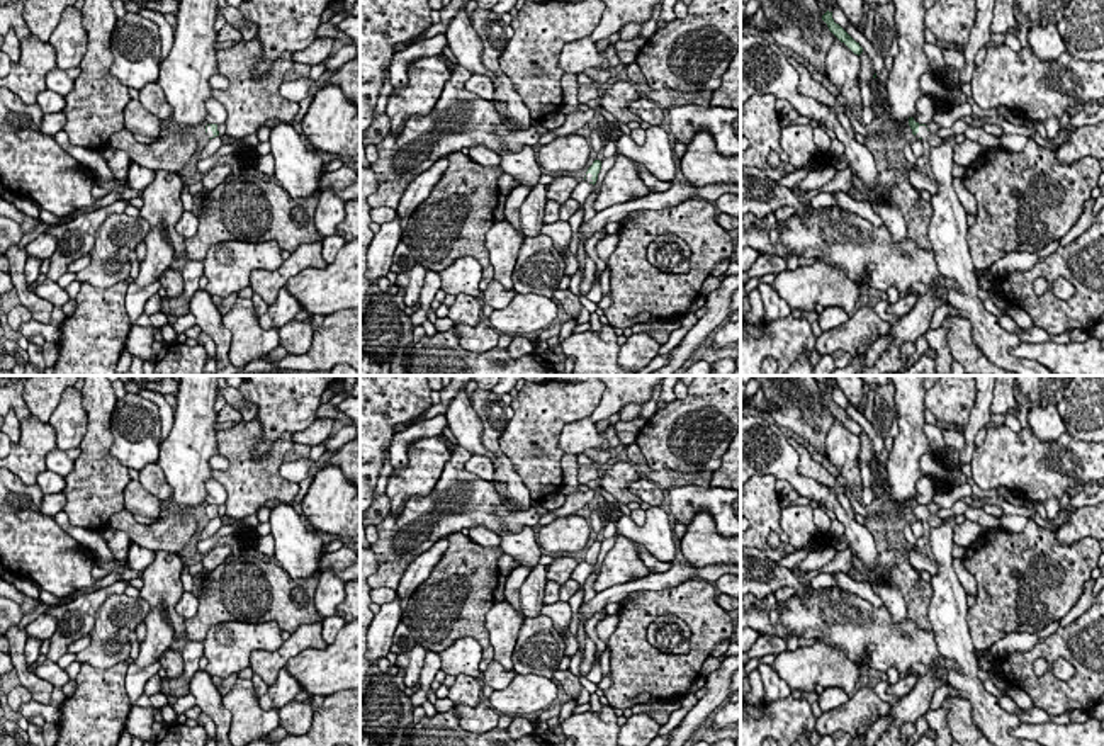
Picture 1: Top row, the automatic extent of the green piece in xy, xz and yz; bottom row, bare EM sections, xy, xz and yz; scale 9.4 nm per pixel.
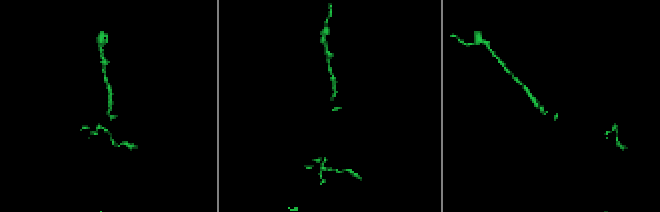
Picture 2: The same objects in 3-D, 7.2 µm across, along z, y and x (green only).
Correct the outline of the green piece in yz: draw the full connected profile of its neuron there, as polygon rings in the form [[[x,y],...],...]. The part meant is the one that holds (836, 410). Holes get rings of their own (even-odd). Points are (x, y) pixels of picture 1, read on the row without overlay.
[[[825,393],[822,396],[822,401],[827,404],[829,411],[841,421],[844,423],[854,435],[861,435],[863,428],[859,423],[856,423],[839,404],[834,403],[832,393]]]

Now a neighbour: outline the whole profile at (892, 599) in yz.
[[[878,576],[871,578],[870,586],[882,598],[883,607],[890,612],[892,622],[902,624],[907,619],[907,607],[898,588],[895,585],[885,583]]]

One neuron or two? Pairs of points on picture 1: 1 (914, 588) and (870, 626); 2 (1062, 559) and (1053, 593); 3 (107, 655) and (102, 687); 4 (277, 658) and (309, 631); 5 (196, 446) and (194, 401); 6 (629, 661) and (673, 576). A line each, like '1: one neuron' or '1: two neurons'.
1: two neurons
2: one neuron
3: two neurons
4: one neuron
5: one neuron
6: two neurons

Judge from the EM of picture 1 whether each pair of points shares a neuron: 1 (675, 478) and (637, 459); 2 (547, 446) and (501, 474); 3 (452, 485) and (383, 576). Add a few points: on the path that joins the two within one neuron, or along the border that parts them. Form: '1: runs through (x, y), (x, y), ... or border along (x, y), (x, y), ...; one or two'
1: runs through (664, 478), (654, 476), (646, 469); one
2: border along (505, 427), (500, 435), (500, 449), (532, 498); two
3: runs through (439, 508), (396, 553); one

